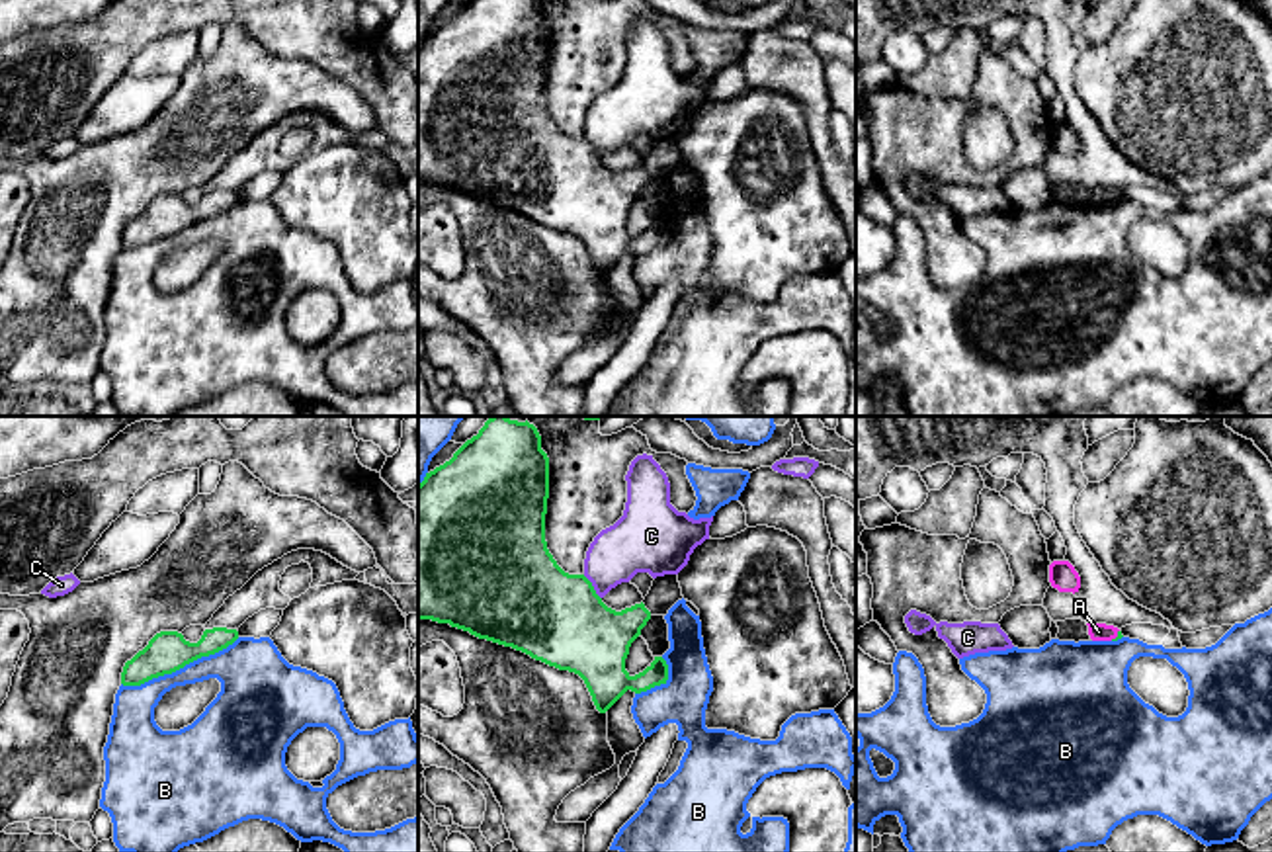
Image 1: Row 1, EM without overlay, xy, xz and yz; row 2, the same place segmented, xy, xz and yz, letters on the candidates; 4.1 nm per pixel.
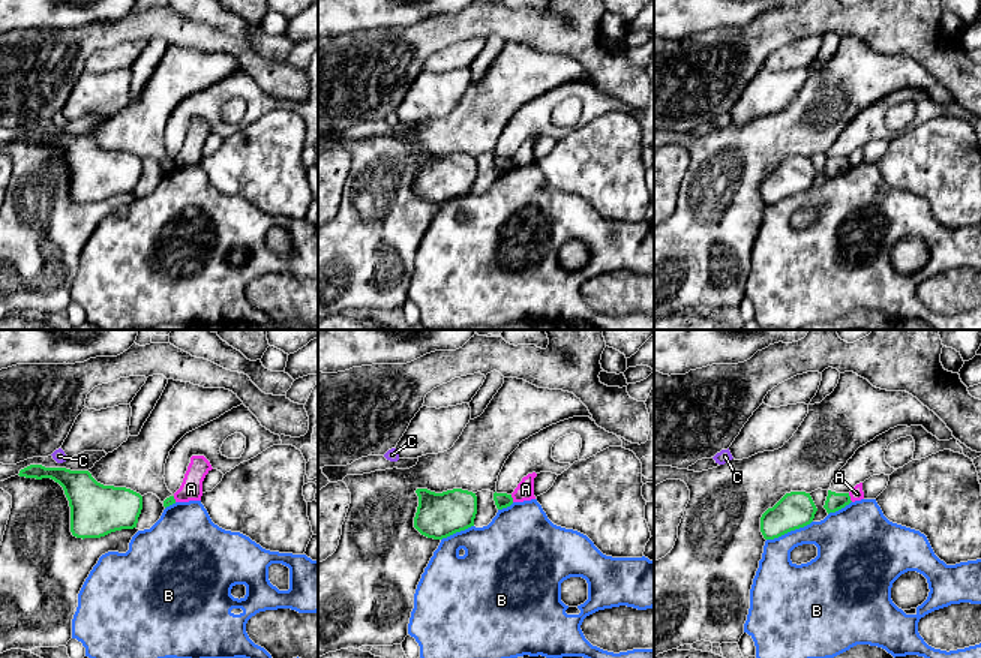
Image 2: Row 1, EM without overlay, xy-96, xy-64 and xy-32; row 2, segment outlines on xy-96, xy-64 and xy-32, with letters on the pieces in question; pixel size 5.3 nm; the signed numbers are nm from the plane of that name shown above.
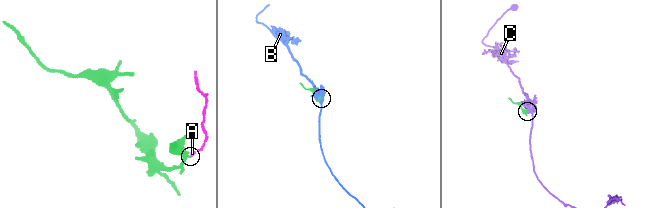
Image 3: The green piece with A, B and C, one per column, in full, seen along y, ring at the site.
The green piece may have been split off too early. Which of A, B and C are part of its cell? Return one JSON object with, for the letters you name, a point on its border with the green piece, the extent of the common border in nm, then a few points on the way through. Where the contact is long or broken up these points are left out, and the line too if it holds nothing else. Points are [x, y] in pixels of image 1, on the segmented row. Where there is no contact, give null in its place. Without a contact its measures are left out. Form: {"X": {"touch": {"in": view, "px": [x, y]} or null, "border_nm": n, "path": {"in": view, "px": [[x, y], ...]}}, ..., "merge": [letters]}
{"merge": []}

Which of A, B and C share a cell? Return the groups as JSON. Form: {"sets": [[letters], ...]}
{"sets": [["A"], ["B"], ["C"]]}

